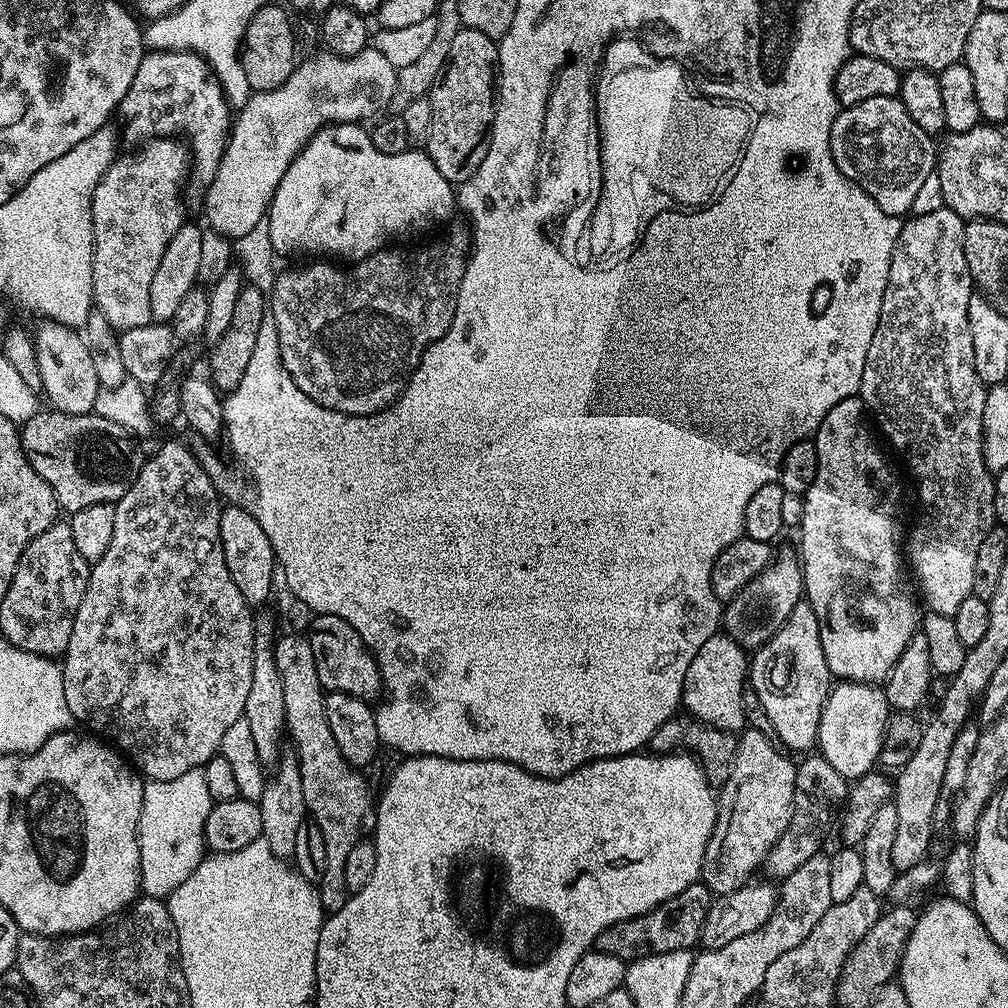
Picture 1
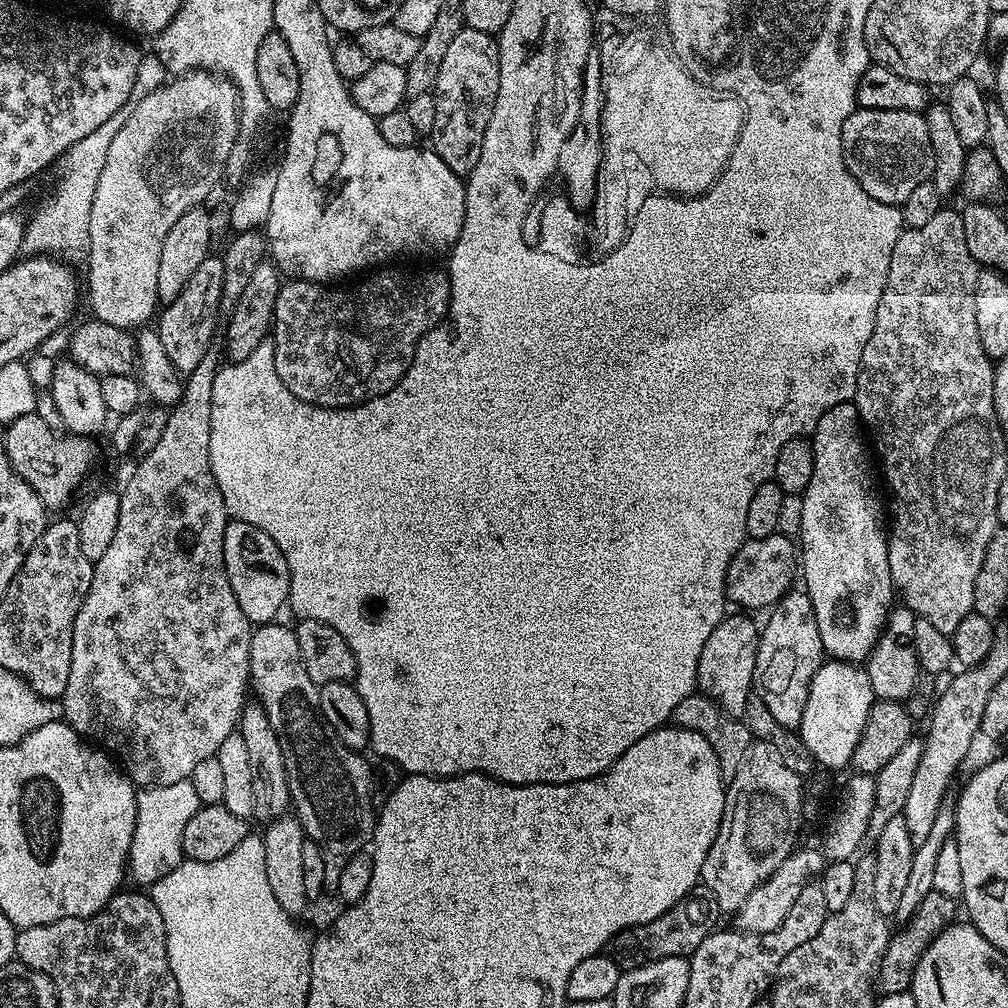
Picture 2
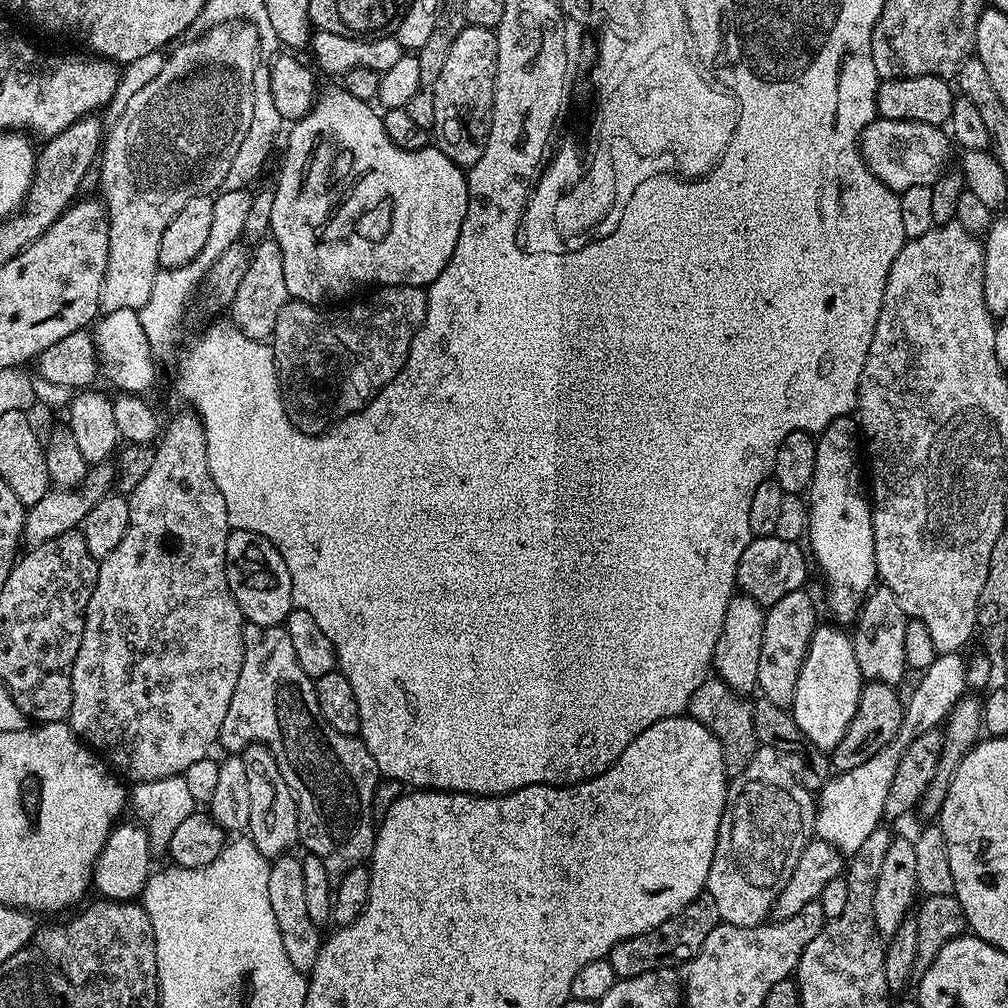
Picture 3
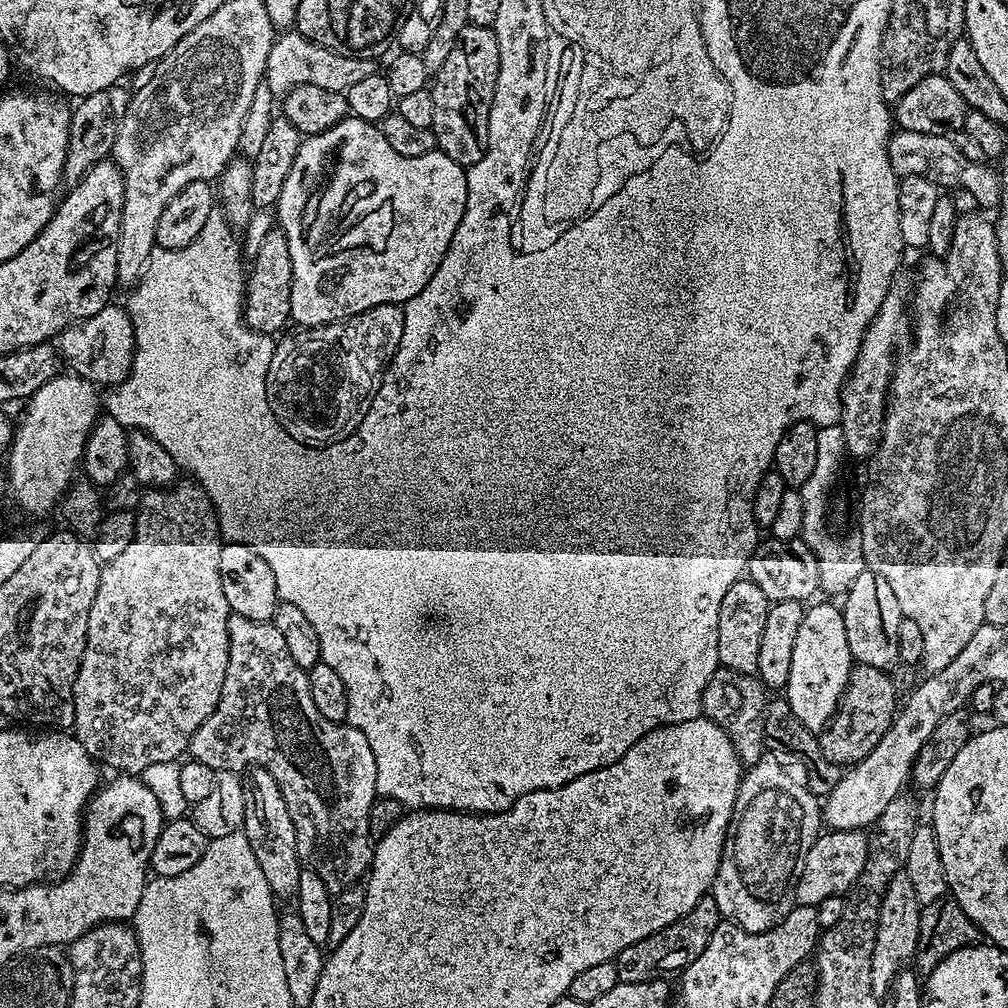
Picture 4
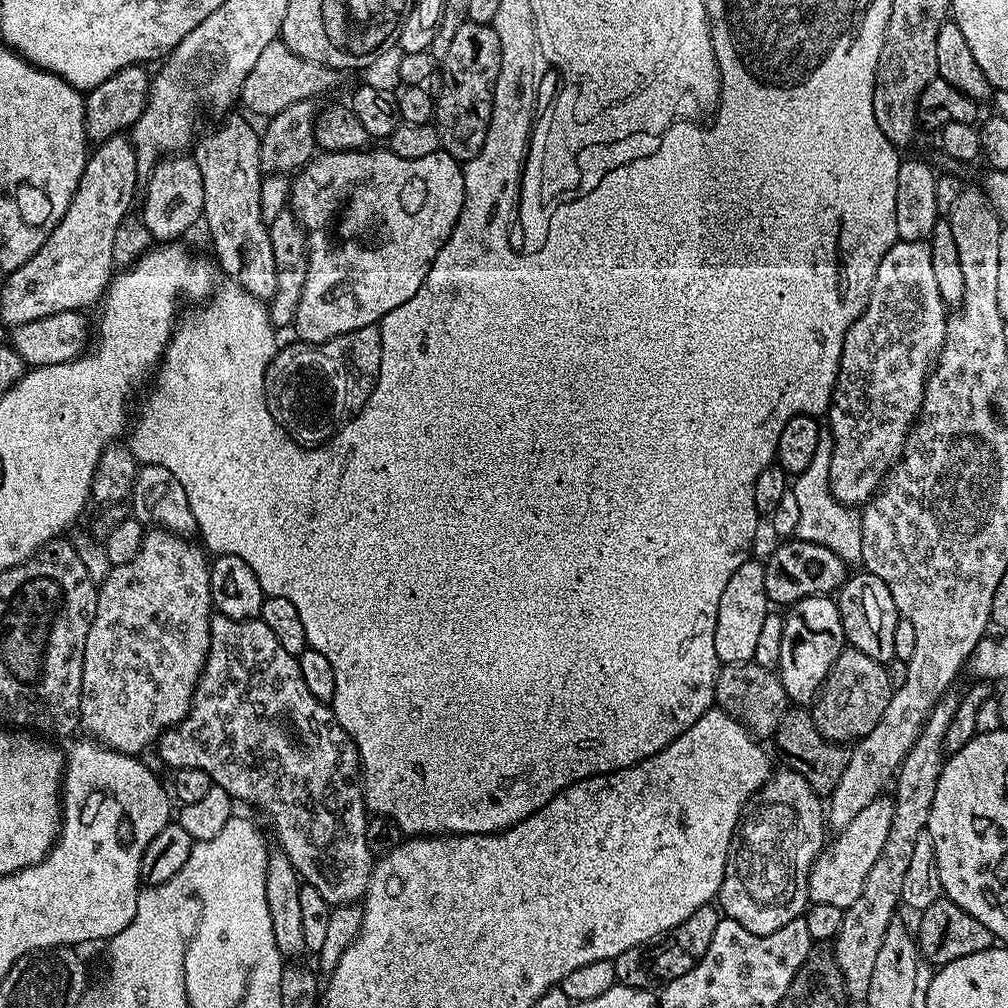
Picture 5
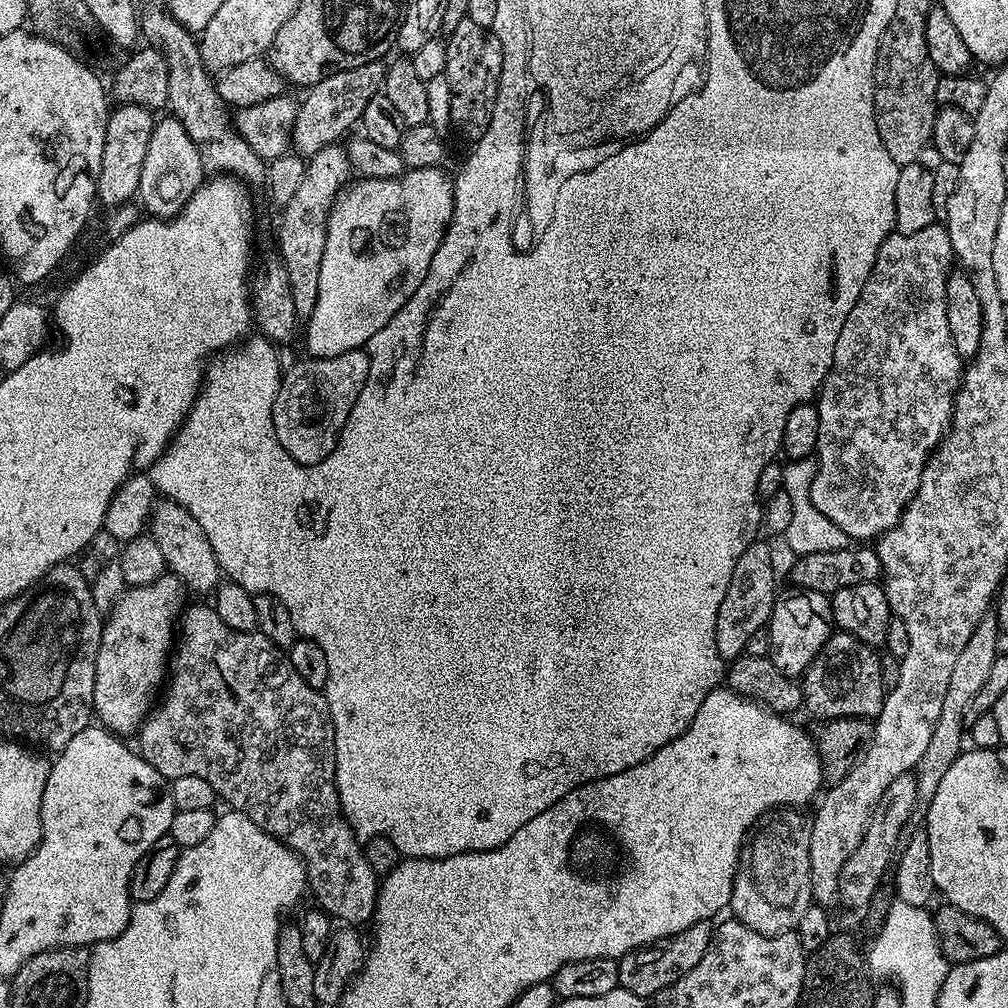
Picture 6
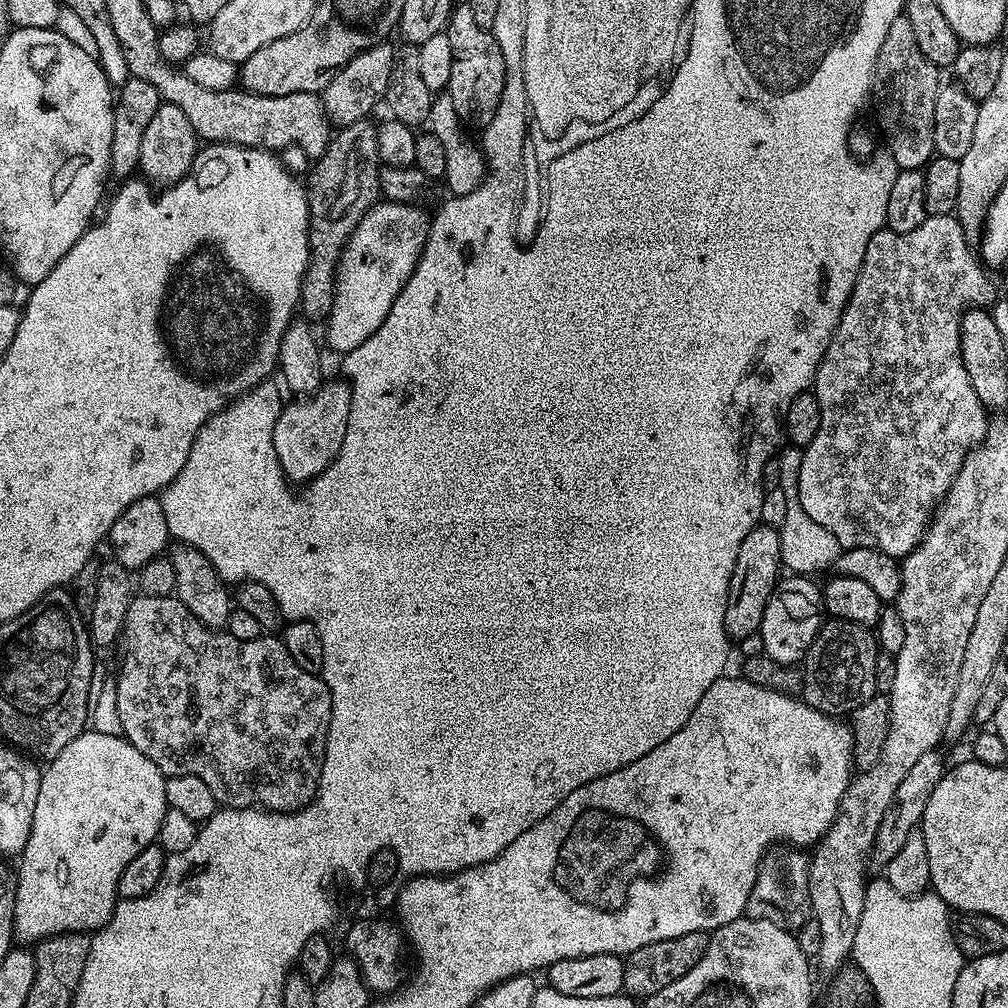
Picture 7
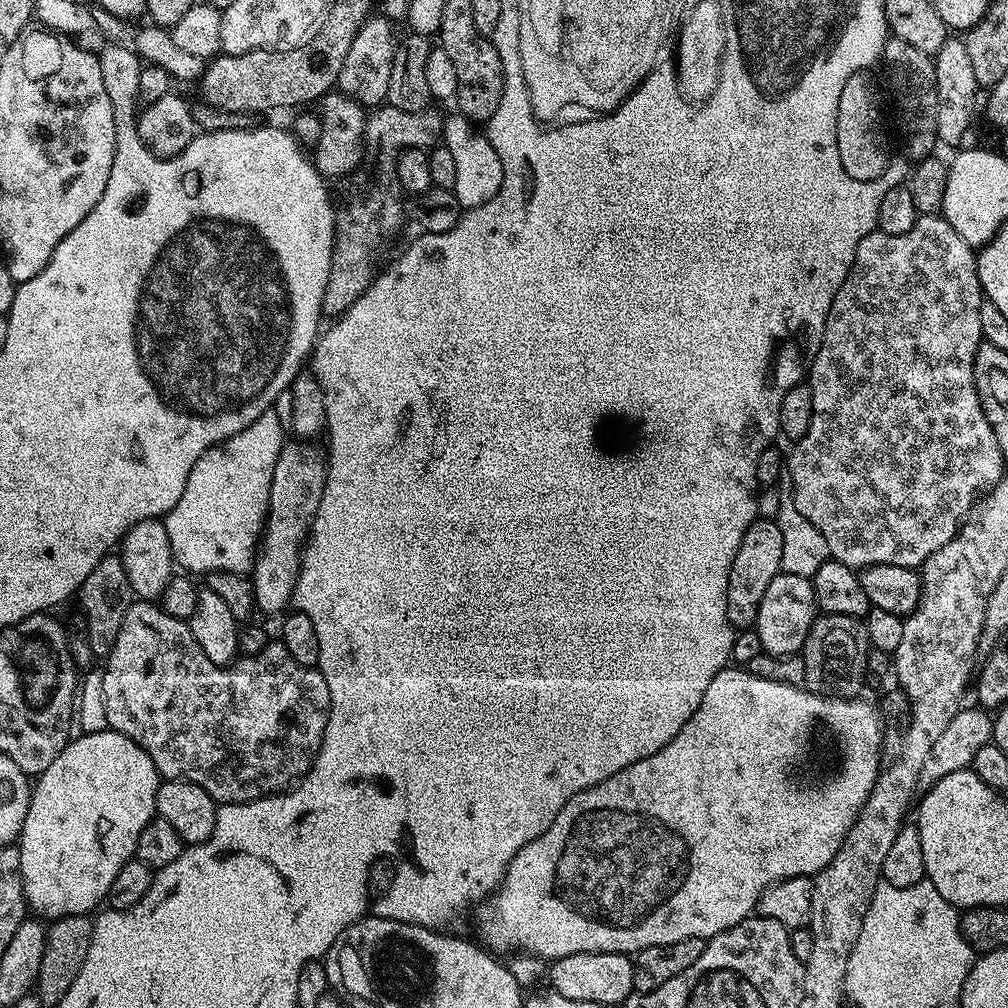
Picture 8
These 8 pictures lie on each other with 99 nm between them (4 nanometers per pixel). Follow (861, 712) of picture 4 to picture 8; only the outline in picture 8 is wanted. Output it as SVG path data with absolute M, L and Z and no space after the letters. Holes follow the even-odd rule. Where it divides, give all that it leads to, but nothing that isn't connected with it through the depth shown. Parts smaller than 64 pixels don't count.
M817 615L810 634L806 638L802 655L806 674L803 687L820 696L842 696L856 698L864 688L864 675L869 675L867 662L868 631L864 628L863 619L855 616Z

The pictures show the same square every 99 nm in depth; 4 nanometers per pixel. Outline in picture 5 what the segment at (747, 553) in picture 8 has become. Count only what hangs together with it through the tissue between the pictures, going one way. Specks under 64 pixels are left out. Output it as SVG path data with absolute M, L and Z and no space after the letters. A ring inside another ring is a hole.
M749 558L734 570L722 598L718 598L718 622L714 626L714 654L718 654L721 665L746 664L754 661L754 649L762 634L762 622L770 615L770 601L766 594L764 565L756 558Z

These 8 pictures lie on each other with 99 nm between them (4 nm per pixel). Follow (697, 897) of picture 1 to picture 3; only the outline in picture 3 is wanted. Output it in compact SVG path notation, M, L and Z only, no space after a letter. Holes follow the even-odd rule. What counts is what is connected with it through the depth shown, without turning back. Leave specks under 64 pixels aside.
M701 892L700 897L694 902L687 904L678 914L674 914L666 922L662 922L658 927L644 936L631 936L622 942L615 944L608 951L607 960L610 966L614 966L614 974L621 980L634 978L638 974L646 971L644 960L656 960L652 962L676 962L681 960L687 962L702 950L702 942L710 935L710 930L714 930L722 923L718 914L718 906L714 906L714 898L707 892ZM648 940L648 944L644 944Z

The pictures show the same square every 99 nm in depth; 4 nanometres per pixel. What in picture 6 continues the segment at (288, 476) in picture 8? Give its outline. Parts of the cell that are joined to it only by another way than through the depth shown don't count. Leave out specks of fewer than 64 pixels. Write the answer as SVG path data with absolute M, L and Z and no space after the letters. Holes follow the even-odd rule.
M355 348L346 354L338 354L334 358L303 358L297 364L287 365L280 377L280 388L274 398L272 421L278 442L300 464L317 464L322 462L334 450L340 441L340 431L344 429L346 418L350 418L350 410L354 410L354 402L358 402L358 394L362 394L362 386L366 386L366 378L370 374L370 362L367 351Z

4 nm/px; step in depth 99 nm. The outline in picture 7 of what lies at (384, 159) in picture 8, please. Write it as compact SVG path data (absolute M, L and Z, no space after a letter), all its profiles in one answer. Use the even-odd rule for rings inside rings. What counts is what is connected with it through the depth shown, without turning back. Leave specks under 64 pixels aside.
M371 119L355 121L339 129L328 141L328 149L311 165L306 176L308 193L308 245L312 253L300 291L299 311L309 322L327 321L336 293L336 266L352 231L364 214L381 199L380 155L377 125Z

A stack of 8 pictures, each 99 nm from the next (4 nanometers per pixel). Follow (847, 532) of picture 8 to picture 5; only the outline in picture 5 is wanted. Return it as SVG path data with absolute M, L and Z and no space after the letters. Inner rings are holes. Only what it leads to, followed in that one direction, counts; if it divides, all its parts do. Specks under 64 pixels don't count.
M897 239L894 247L886 250L886 258L878 262L878 274L874 278L870 298L842 342L840 369L832 391L832 403L828 405L826 413L826 428L832 433L834 446L830 460L830 490L839 504L867 504L879 492L884 477L893 465L904 455L904 441L908 439L912 425L920 414L924 401L924 381L929 374L927 367L916 368L916 352L920 352L921 358L928 362L935 361L944 344L944 331L947 328L946 305L938 294L929 245L923 240L906 242Z

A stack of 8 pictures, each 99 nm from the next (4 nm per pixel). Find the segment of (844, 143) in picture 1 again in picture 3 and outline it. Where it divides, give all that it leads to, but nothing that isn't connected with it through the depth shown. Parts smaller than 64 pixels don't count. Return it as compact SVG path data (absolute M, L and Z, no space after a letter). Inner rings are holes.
M877 118L865 126L859 146L860 157L866 162L868 171L883 187L899 194L910 186L931 186L945 175L949 167L948 144L949 133L935 124Z

